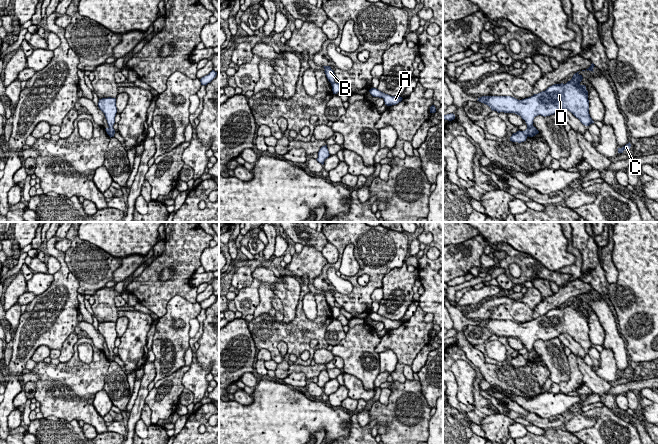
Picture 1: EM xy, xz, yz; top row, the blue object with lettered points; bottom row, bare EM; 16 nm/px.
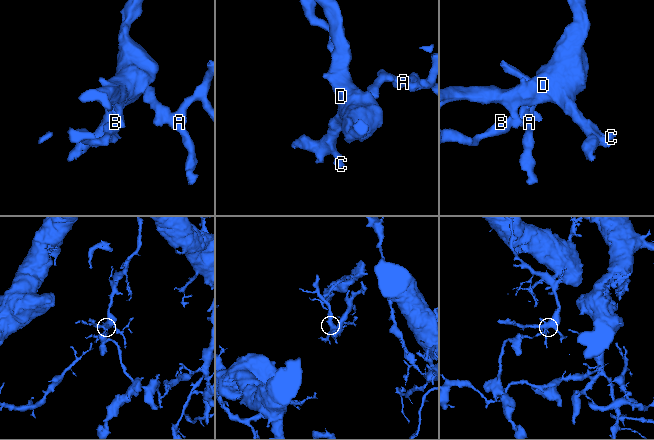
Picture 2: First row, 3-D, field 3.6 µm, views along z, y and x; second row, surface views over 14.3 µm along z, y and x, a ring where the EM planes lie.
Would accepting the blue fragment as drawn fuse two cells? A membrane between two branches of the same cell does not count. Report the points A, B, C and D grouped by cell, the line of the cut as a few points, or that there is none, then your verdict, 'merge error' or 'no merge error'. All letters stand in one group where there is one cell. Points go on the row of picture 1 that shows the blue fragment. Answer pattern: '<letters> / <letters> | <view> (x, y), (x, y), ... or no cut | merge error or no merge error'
A C D / B | yz (527, 128), (528, 135) | merge error

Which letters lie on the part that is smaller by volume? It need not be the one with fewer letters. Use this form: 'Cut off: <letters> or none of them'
Cut off: B

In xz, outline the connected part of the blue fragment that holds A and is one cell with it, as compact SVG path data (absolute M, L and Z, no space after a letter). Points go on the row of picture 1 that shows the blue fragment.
M371 88L369 90L370 94L373 96L373 97L379 97L379 98L383 98L384 99L384 102L385 102L385 105L387 106L392 106L392 105L396 105L398 104L399 102L402 101L402 97L400 96L390 96L388 94L385 94L381 91L379 91L378 89L376 88Z

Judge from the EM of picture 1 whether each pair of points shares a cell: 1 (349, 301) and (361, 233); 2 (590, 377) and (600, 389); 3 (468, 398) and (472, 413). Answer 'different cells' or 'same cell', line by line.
1: same cell
2: same cell
3: different cells

